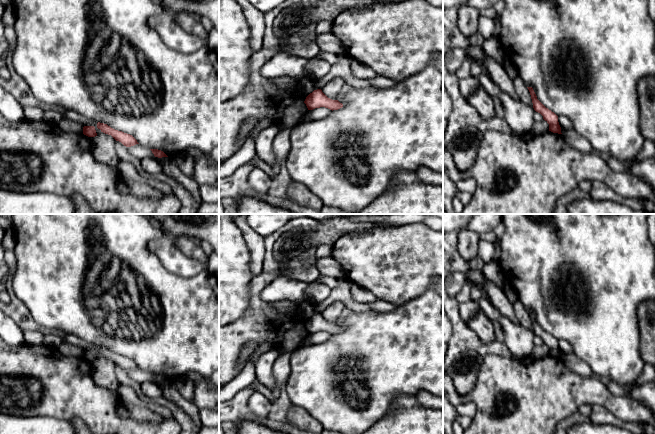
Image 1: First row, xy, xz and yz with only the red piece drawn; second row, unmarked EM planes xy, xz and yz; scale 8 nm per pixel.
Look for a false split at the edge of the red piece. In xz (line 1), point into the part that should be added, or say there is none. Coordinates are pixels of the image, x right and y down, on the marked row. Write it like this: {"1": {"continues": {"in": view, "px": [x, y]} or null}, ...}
{"1": {"continues": null}}

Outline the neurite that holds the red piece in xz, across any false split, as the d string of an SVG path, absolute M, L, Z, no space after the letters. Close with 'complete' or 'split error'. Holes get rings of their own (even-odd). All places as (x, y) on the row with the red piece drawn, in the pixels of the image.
M321 89L314 90L312 93L310 93L306 97L304 103L306 104L308 110L325 107L333 111L343 107L343 104L338 100L328 98Z; complete

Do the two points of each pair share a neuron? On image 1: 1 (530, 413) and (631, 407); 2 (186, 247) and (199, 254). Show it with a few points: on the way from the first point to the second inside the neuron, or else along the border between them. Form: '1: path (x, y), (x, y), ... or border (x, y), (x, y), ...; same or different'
1: path (555, 396), (602, 396), (606, 399); same
2: path (189, 247), (196, 252); same

